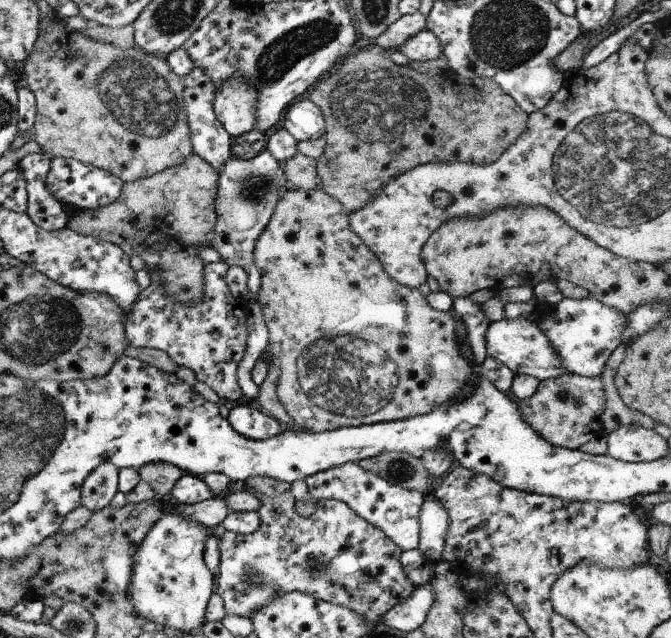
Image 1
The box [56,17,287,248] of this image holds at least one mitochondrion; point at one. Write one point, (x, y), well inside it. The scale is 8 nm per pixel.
(125, 87)

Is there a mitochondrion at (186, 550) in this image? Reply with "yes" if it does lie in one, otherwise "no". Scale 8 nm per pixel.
no

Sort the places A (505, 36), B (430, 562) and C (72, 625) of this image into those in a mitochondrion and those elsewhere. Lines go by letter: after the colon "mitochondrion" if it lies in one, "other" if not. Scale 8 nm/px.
A: mitochondrion
B: other
C: mitochondrion

